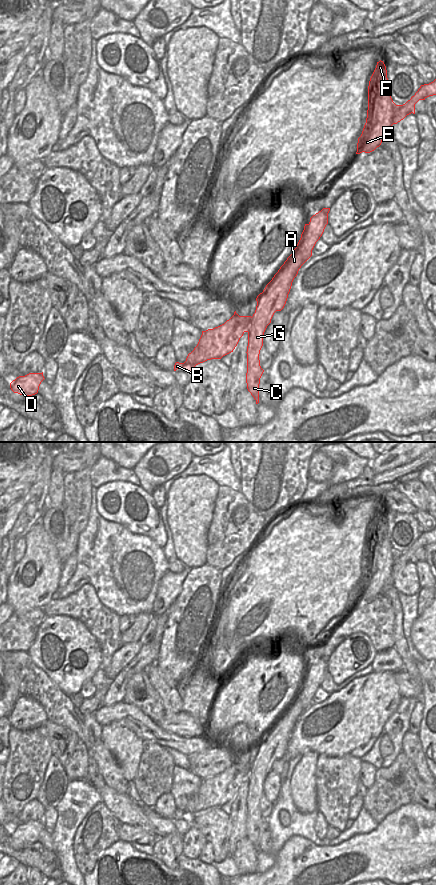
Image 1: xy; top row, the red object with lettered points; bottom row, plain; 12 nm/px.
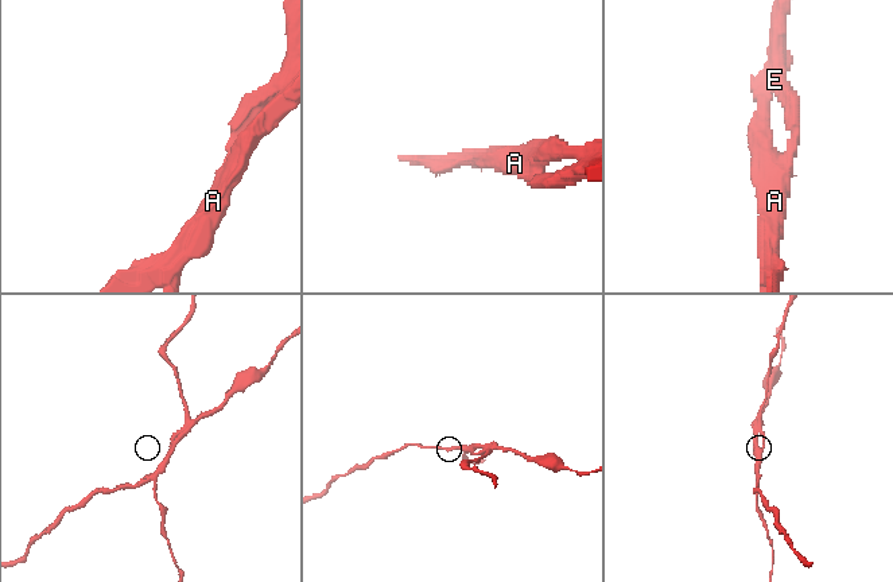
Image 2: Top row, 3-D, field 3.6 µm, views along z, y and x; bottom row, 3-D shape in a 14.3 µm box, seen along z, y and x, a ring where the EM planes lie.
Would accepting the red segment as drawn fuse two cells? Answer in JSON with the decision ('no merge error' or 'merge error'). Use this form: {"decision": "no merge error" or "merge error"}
{"decision": "merge error"}

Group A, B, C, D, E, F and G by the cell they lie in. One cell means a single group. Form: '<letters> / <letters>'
A C E F G / B D

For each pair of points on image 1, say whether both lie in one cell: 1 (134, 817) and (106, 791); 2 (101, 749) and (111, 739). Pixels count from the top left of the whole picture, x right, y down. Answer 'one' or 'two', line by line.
1: one
2: two

